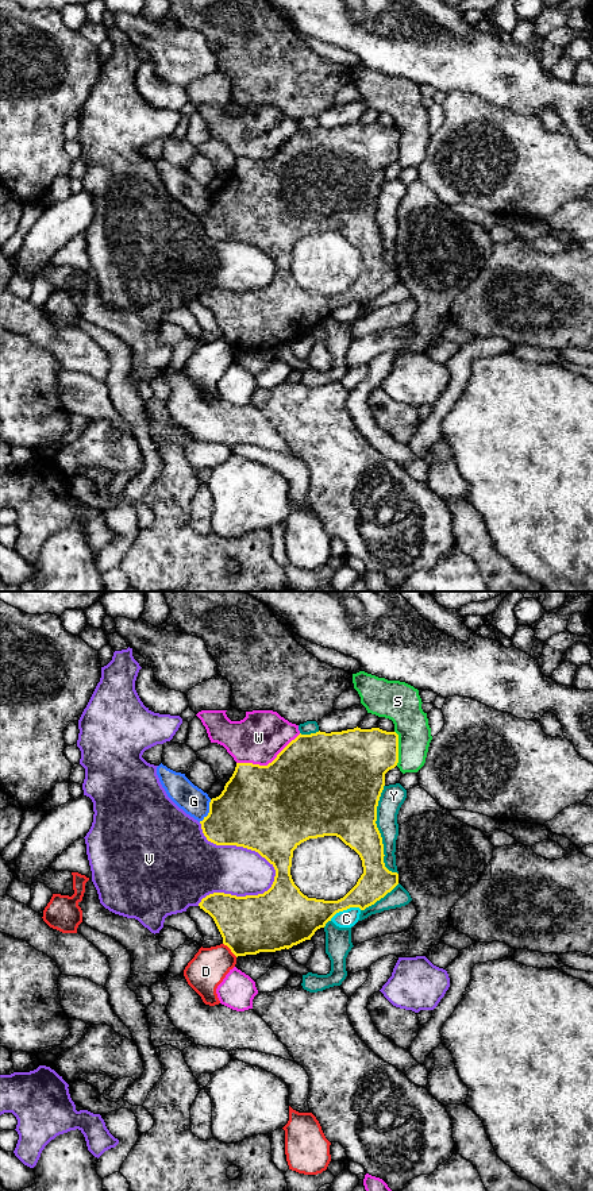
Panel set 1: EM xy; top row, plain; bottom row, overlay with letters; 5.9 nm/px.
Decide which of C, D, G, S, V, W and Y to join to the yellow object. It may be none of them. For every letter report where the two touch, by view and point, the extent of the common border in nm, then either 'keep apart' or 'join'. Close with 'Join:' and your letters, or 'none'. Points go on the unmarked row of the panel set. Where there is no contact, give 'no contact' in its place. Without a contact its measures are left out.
C: xy (345, 304) | 200 nm | keep apart
D: xy (230, 343) | 120 nm | keep apart
G: xy (210, 207) | 150 nm | keep apart
S: xy (397, 143) | 200 nm | keep apart
V: xy (242, 241) | 600 nm | keep apart
W: xy (269, 158) | 420 nm | keep apart
Y: xy (378, 227) | 550 nm | keep apart
Join: none

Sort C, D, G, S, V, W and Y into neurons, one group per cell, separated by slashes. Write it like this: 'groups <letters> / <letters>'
groups C / D / G / S / V / W / Y

